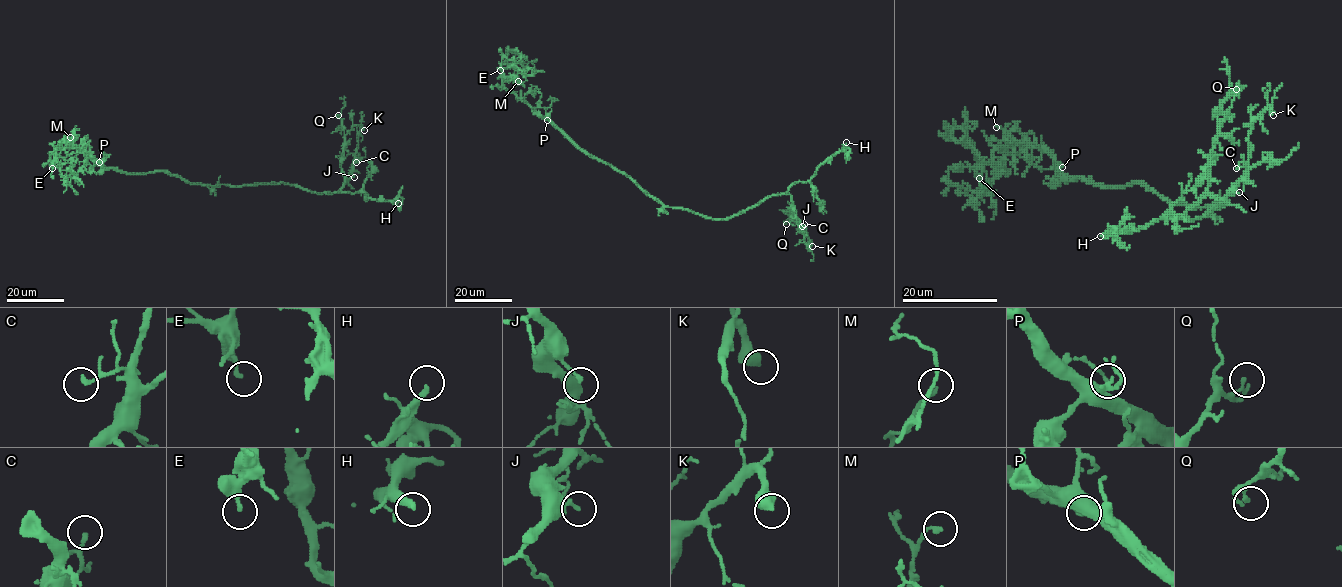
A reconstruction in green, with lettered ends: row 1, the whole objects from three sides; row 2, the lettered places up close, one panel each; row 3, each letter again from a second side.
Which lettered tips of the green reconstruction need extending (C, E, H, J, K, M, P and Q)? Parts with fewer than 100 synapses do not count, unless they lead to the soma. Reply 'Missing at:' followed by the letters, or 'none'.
Missing at: H

